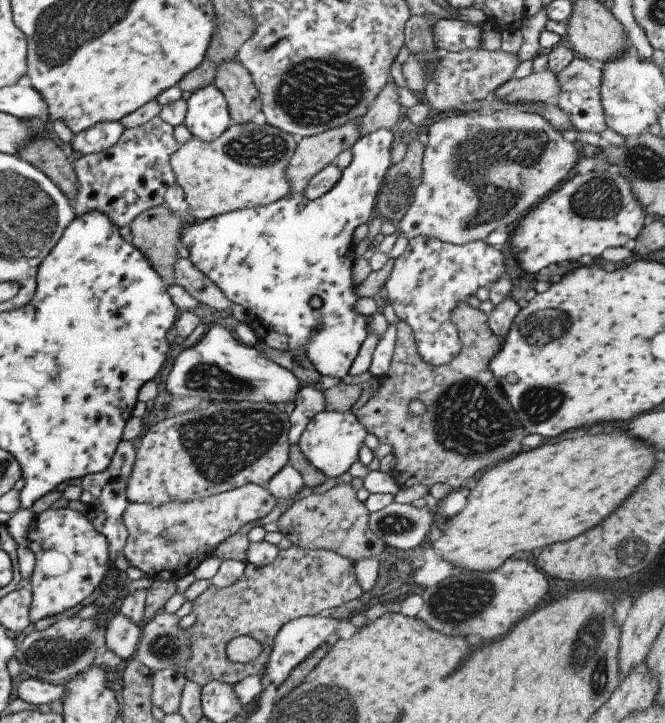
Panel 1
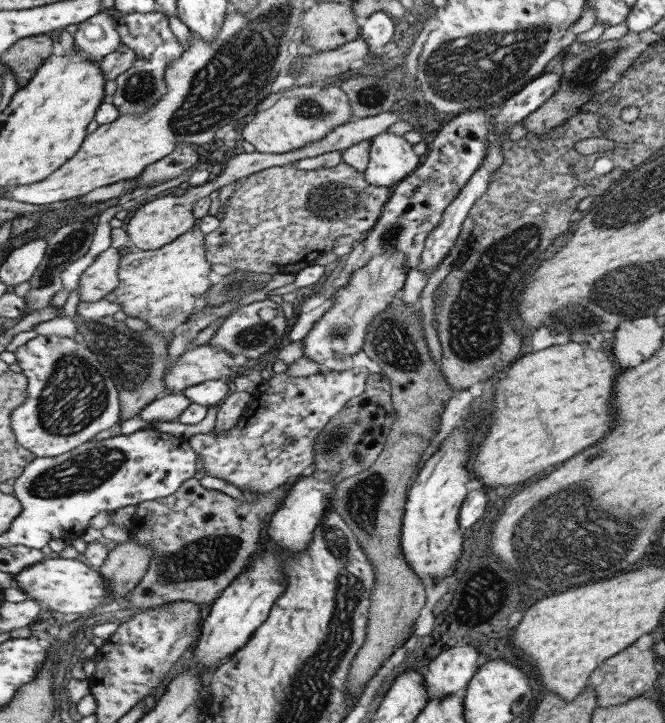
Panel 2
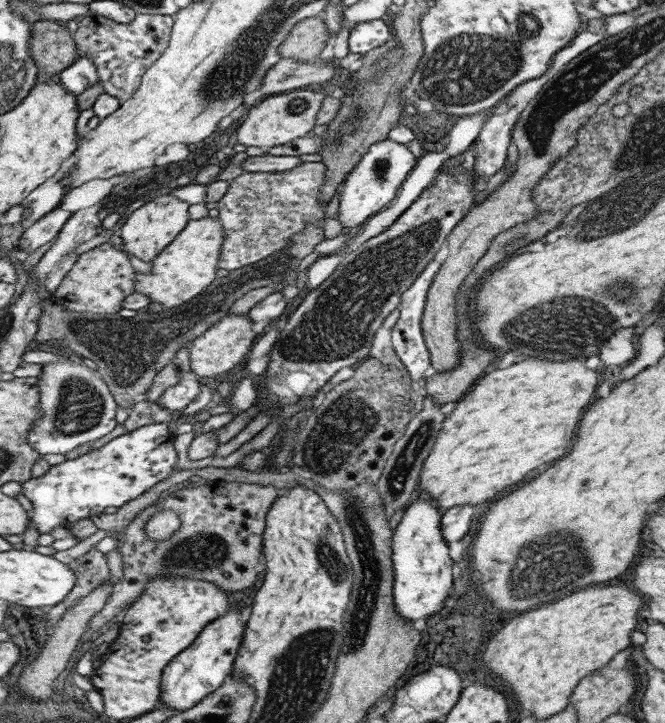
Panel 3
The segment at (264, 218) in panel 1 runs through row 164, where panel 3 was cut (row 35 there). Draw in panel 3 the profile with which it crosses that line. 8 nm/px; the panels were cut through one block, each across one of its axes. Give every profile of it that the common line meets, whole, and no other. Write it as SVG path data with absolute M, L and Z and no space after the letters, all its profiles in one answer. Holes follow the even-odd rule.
M380 19L359 22L348 32L346 47L348 52L364 55L371 49L381 47L390 36L391 31Z

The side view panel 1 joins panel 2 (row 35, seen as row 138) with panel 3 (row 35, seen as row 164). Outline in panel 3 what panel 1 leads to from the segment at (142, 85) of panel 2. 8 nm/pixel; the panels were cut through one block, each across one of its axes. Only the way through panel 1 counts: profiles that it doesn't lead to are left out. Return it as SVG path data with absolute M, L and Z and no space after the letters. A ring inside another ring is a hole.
M155 13L136 14L127 24L119 24L98 15L81 18L72 33L76 49L96 68L98 82L108 95L122 103L137 90L143 73L159 58L168 45L173 17Z

